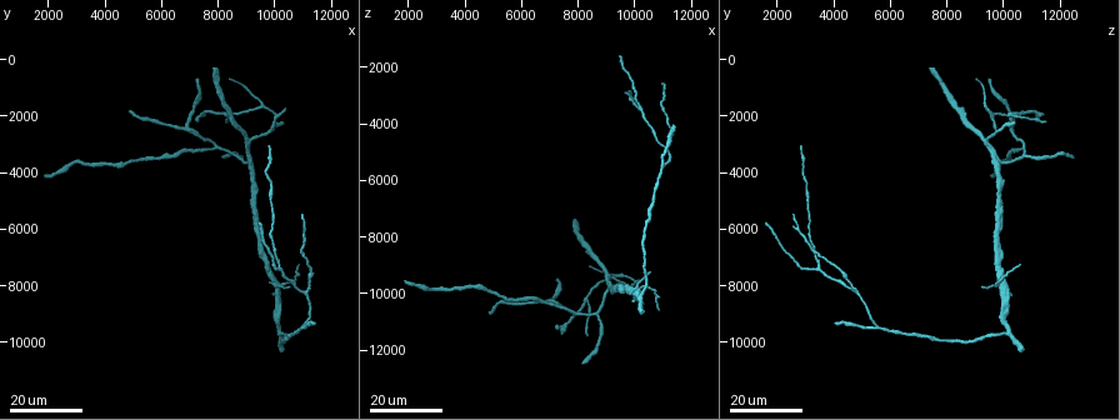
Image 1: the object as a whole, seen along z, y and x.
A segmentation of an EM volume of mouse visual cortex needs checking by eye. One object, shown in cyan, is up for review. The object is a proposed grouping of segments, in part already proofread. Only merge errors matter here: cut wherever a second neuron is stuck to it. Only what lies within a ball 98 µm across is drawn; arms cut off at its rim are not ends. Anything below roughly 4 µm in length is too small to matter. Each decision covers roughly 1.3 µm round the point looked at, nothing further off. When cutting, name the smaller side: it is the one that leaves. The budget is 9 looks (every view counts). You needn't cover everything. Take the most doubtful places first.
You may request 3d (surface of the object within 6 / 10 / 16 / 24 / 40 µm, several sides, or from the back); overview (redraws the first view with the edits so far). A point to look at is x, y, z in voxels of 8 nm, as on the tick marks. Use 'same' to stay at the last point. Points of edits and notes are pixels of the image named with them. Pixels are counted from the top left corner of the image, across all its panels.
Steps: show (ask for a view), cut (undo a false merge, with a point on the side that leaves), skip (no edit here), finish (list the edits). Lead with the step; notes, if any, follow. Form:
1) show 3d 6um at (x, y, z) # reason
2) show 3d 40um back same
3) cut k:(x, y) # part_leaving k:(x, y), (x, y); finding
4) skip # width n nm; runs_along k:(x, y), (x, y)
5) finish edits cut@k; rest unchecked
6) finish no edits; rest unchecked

show 3d 16um at (10100, 8000, 9800)

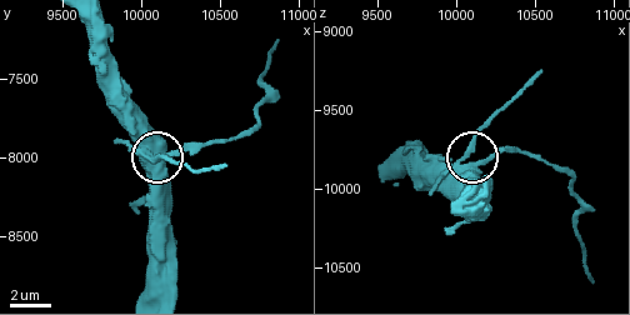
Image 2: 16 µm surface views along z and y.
show 3d 6um at (10040, 8000, 9840)

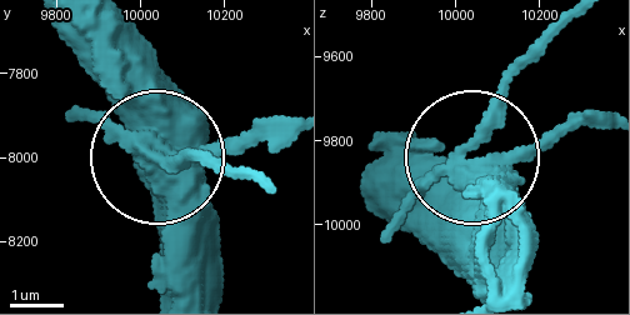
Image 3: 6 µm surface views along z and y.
cut 3:(241, 145) # side_arm 14 um; two neurons meet here

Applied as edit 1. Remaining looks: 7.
show overview

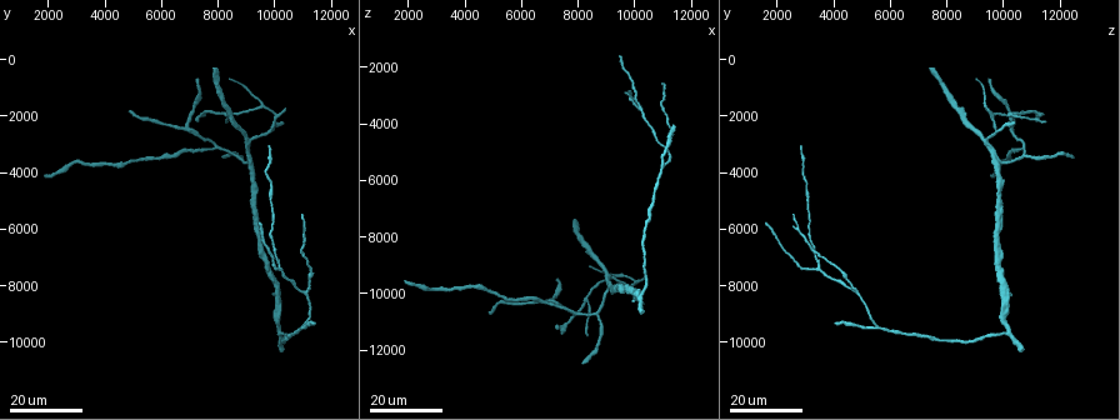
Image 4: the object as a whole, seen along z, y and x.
show 3d 16um at (8300, 1900, 10200) # three-way junction

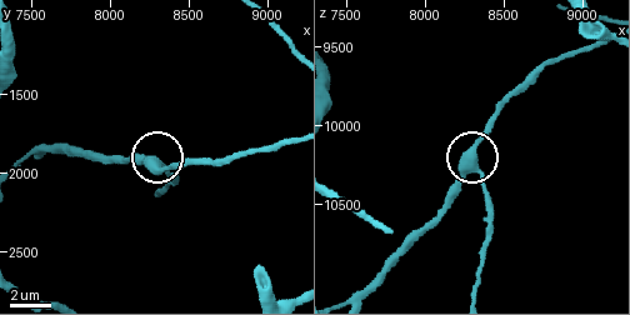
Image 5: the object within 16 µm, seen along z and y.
show 3d 10um at (8340, 1940, 10280)

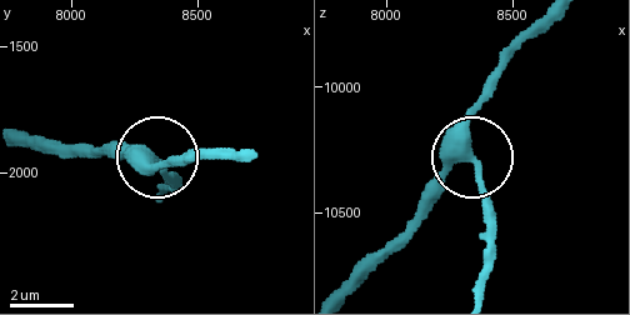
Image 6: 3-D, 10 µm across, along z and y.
skip # arms 3; runs_along 6:(543, 21), (518, 46), (469, 126), (491, 221); continuous, no second neuron

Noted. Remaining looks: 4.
show 3d 24um at (10200, 7400, 3400) # three arms meet

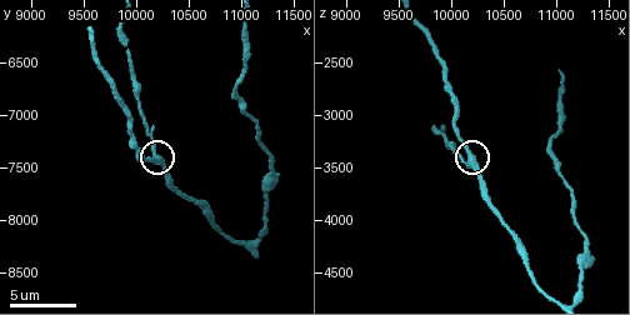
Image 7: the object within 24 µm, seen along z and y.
show 3d 6um same # closer look

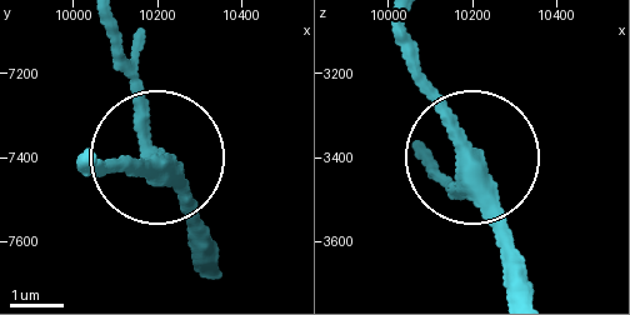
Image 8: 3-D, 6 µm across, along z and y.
skip # width 330 nm; runs_along 8:(529, 281), (404, 26); continuous, no second neuron

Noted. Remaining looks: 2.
show 3d 16um at (10200, 9700, 10100)

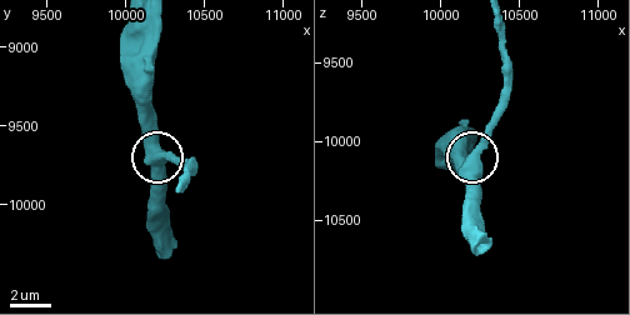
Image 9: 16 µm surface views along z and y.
show 3d 6um at (10260, 9720, 10160)

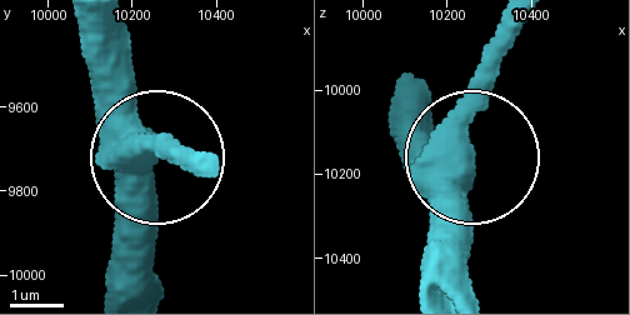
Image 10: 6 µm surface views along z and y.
skip # runs_along 10:(391, 121), (419, 148), (464, 161), (428, 274); all the same neuron

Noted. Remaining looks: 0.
finish edits cut@3; rest unchecked

